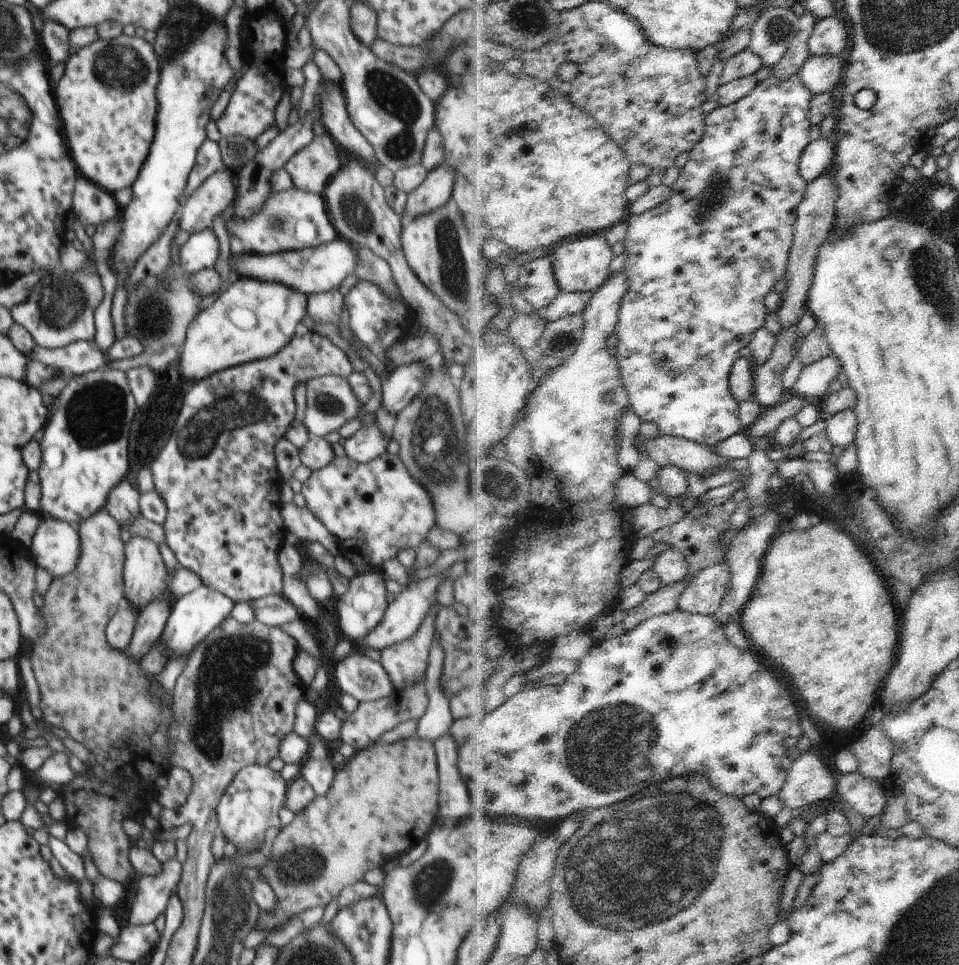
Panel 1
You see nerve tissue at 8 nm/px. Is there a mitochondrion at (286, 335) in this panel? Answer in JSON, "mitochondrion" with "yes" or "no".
{"mitochondrion":"no"}

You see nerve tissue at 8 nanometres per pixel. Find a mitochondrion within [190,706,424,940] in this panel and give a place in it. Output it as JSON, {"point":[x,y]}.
{"point":[301,867]}

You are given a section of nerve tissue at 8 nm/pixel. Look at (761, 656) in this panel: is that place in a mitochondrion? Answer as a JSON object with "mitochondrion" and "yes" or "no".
{"mitochondrion":"no"}

